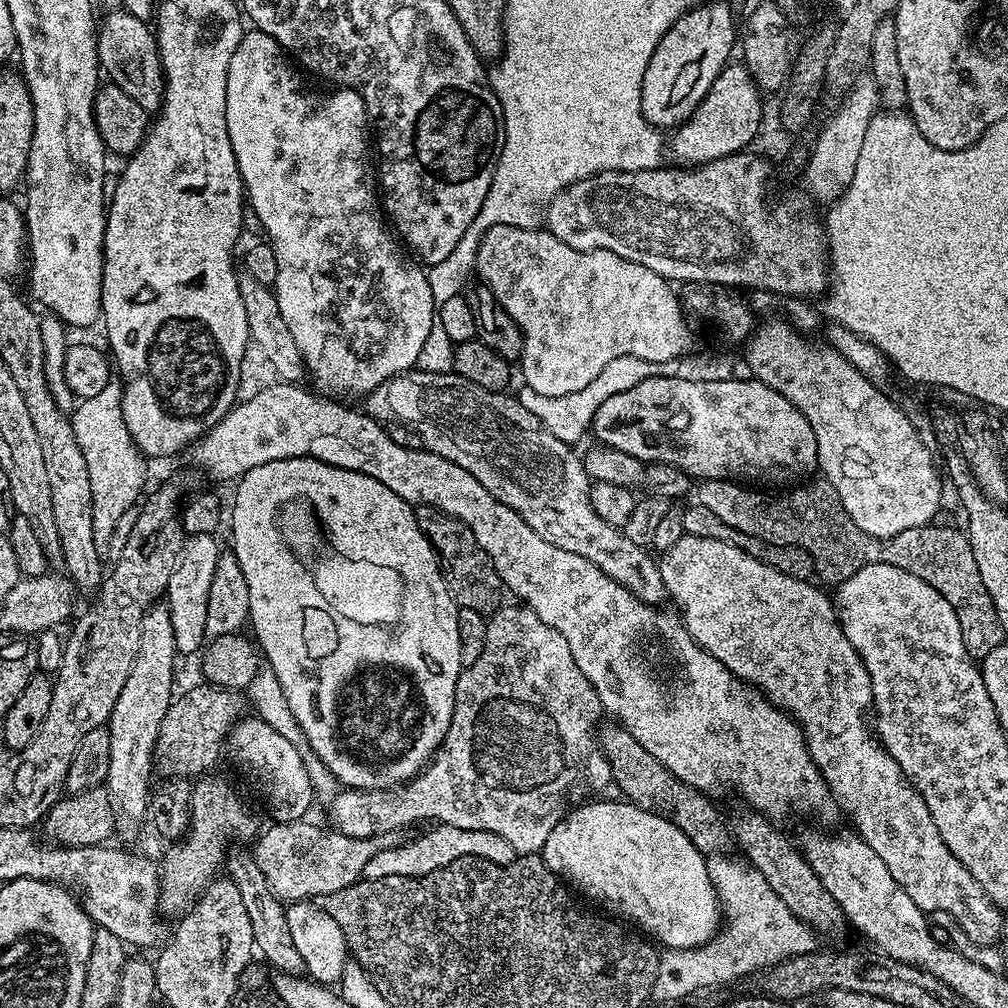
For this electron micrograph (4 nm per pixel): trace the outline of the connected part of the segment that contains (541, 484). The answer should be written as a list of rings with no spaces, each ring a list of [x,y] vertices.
[[[413,370],[390,378],[382,382],[382,386],[367,393],[363,397],[362,408],[378,421],[395,422],[413,428],[422,438],[427,451],[474,474],[474,478],[478,478],[478,482],[482,482],[482,486],[486,486],[486,490],[490,490],[490,494],[494,494],[498,502],[510,506],[510,510],[517,512],[522,522],[526,522],[526,526],[530,526],[530,530],[538,534],[538,538],[546,538],[550,546],[570,550],[570,554],[578,554],[594,562],[594,566],[598,566],[614,582],[633,592],[643,604],[663,605],[666,593],[660,565],[655,559],[648,557],[649,549],[630,542],[630,538],[626,538],[621,529],[610,526],[610,522],[602,522],[602,518],[594,514],[588,493],[590,477],[584,469],[583,459],[579,455],[572,456],[573,449],[566,442],[554,438],[554,434],[550,434],[550,430],[546,430],[546,426],[542,426],[542,422],[534,418],[534,414],[530,414],[530,410],[526,410],[526,406],[522,406],[515,395],[508,395],[507,391],[482,390],[482,386],[466,382],[466,378],[453,371]]]

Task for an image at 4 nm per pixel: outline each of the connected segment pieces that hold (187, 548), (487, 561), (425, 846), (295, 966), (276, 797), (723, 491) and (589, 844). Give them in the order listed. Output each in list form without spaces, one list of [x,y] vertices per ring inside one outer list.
[[[213,534],[188,536],[180,552],[180,561],[172,571],[172,577],[168,583],[166,603],[170,622],[174,626],[176,651],[180,654],[196,651],[199,653],[206,640],[206,608],[210,595],[210,582],[213,581],[215,566],[222,551],[221,545],[216,545],[216,539],[217,537]]]
[[[420,504],[415,509],[416,521],[424,536],[436,551],[436,558],[440,562],[440,572],[446,582],[446,590],[454,598],[457,608],[476,610],[483,614],[491,614],[501,607],[500,592],[502,585],[498,570],[494,570],[494,562],[478,546],[470,526],[466,526],[458,518],[447,516],[433,508],[431,504]]]
[[[447,826],[433,828],[436,828],[433,832],[428,832],[425,836],[418,837],[417,840],[409,839],[399,848],[382,850],[378,854],[374,854],[374,858],[370,858],[370,862],[366,862],[363,875],[370,880],[390,878],[391,876],[424,876],[427,872],[433,872],[458,858],[467,856],[477,856],[495,864],[508,864],[514,859],[510,842],[506,842],[506,838],[498,838],[498,834]]]
[[[251,851],[240,852],[237,856],[229,855],[226,860],[226,872],[238,886],[238,890],[242,890],[242,902],[246,902],[246,914],[250,914],[255,951],[259,955],[261,952],[270,963],[276,964],[277,973],[289,976],[301,975],[304,972],[302,954],[298,954],[298,950],[294,950],[294,938],[290,935],[285,905],[270,890],[262,870],[258,870],[255,855]]]
[[[241,718],[232,727],[232,734],[228,737],[226,744],[232,748],[232,760],[244,772],[249,774],[258,782],[262,782],[263,788],[270,796],[272,818],[277,823],[305,819],[306,813],[316,800],[313,784],[302,766],[302,758],[298,758],[298,750],[274,726],[259,718]]]
[[[702,480],[695,489],[694,500],[706,506],[706,510],[718,514],[726,526],[734,526],[742,534],[757,536],[772,544],[793,544],[806,550],[812,559],[815,575],[821,576],[831,586],[839,586],[867,564],[898,566],[934,586],[934,590],[954,606],[966,650],[971,656],[982,658],[1002,643],[1006,633],[998,622],[998,614],[986,586],[982,586],[982,574],[978,574],[974,550],[970,550],[970,542],[961,529],[959,532],[956,528],[939,528],[939,523],[933,522],[914,530],[902,530],[902,534],[891,536],[889,540],[876,540],[854,526],[832,484],[808,483],[812,482],[796,486],[801,488],[777,491],[780,492],[777,496],[767,496],[764,493],[767,491],[747,492],[744,489],[747,487],[737,486],[730,480]]]
[[[596,798],[573,808],[562,817],[558,826],[554,826],[554,830],[550,830],[550,838],[546,838],[542,849],[544,865],[573,889],[581,888],[596,900],[609,900],[618,911],[640,920],[639,927],[648,928],[647,935],[657,936],[652,938],[661,945],[705,944],[716,935],[722,923],[720,899],[715,896],[716,891],[710,882],[706,856],[695,848],[671,818],[648,813],[629,802],[619,804],[616,800],[600,799],[604,798]]]

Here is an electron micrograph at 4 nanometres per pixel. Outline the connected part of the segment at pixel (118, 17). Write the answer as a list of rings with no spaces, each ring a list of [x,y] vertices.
[[[112,10],[107,13],[105,20],[101,19],[96,33],[96,53],[100,59],[100,68],[103,75],[111,83],[117,84],[138,106],[142,106],[145,112],[155,114],[160,110],[160,102],[164,98],[164,67],[160,64],[160,51],[156,45],[155,31],[145,21],[134,18],[134,14],[123,10]]]

